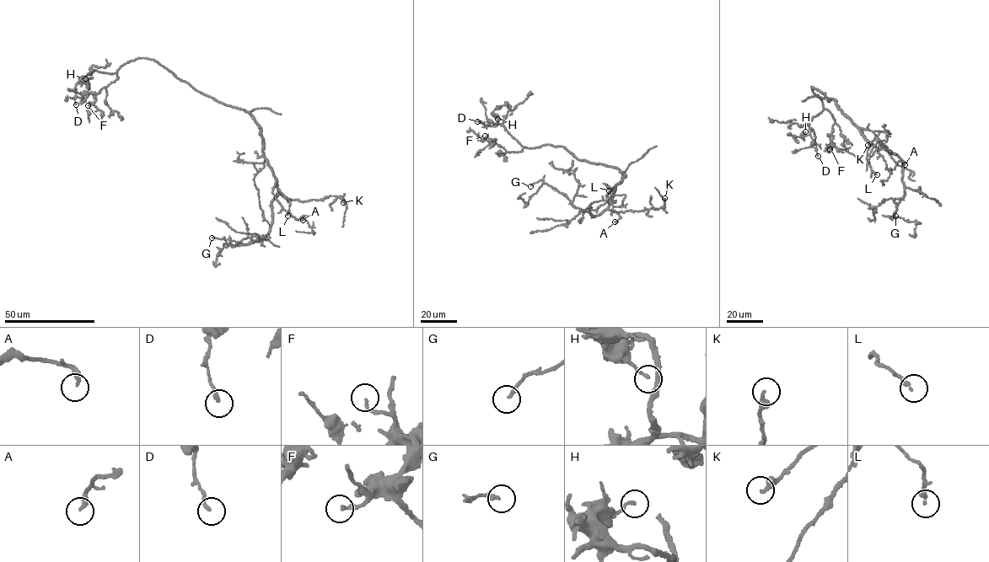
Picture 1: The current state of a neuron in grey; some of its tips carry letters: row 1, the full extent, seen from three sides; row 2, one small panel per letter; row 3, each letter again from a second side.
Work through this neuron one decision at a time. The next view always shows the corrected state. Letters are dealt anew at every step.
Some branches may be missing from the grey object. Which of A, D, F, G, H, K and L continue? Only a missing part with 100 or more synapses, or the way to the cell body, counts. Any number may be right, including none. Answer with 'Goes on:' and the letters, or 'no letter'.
Goes on: no letter

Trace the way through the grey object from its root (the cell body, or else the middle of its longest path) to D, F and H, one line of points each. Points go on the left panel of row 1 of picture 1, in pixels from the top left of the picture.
D: (248, 113), (203, 94), (145, 58), (129, 61), (114, 73), (88, 73), (75, 86), (76, 104)
F: (248, 113), (203, 94), (153, 60), (145, 58), (123, 64), (117, 78), (102, 89), (95, 100), (88, 105)
H: (248, 113), (196, 90), (149, 58), (129, 61), (112, 73), (92, 71), (85, 77), (88, 84), (85, 78)

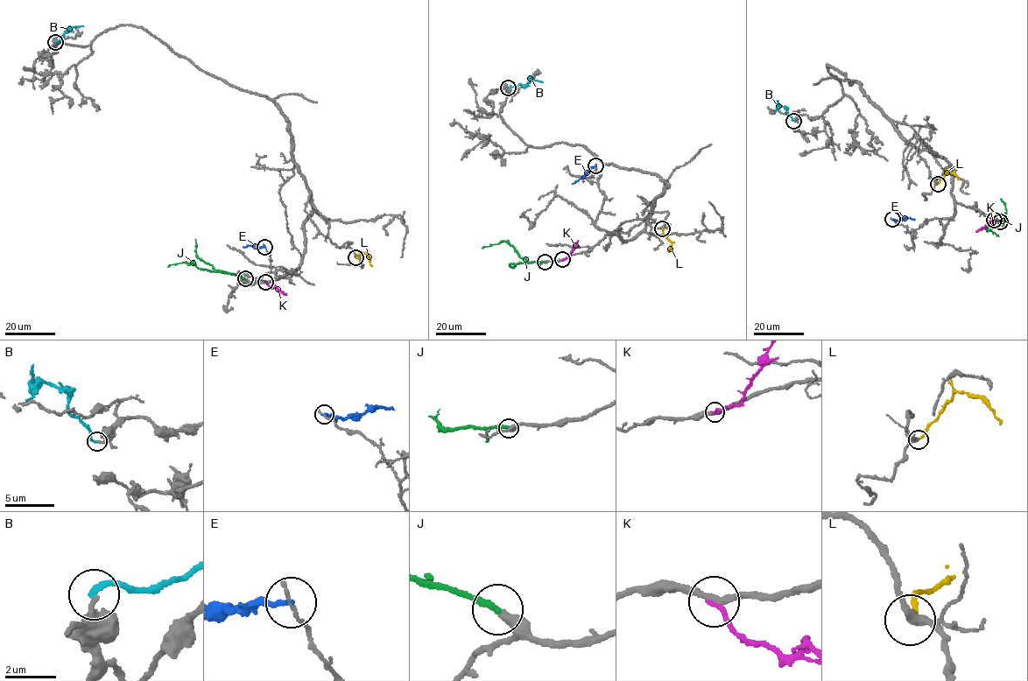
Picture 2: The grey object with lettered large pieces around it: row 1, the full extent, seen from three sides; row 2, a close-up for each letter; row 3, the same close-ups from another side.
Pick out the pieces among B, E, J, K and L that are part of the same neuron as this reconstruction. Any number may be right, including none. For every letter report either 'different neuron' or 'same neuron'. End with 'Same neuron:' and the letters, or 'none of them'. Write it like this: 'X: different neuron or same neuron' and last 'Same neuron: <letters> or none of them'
B: different neuron
E: different neuron
J: same neuron
K: different neuron
L: same neuron
Same neuron: J, L

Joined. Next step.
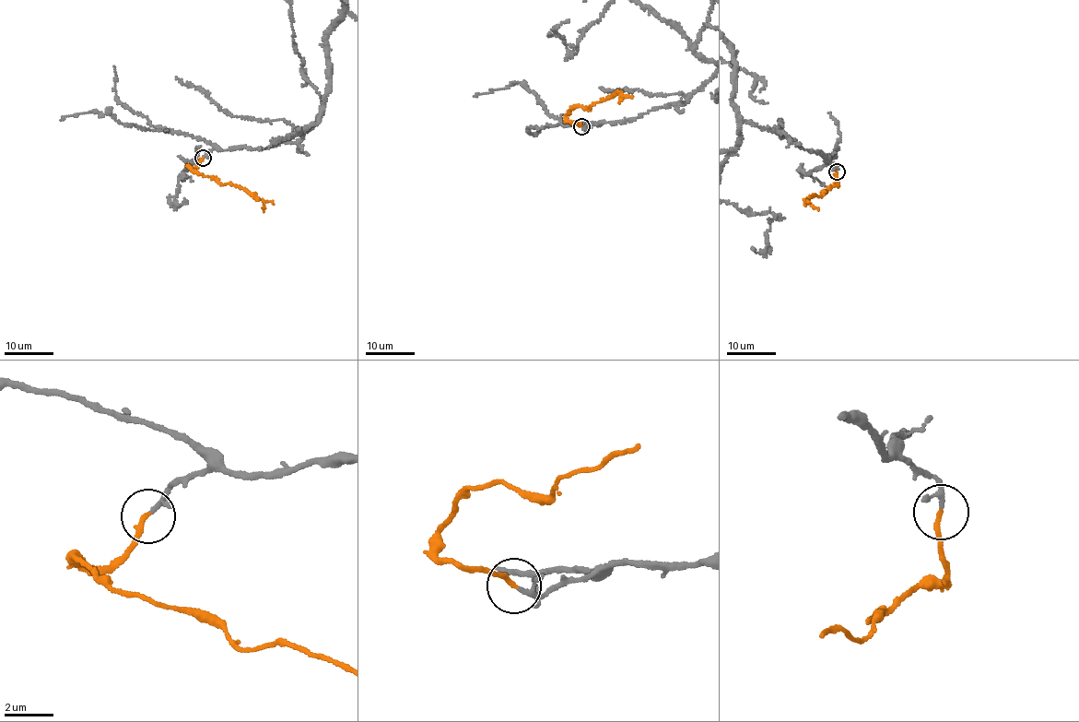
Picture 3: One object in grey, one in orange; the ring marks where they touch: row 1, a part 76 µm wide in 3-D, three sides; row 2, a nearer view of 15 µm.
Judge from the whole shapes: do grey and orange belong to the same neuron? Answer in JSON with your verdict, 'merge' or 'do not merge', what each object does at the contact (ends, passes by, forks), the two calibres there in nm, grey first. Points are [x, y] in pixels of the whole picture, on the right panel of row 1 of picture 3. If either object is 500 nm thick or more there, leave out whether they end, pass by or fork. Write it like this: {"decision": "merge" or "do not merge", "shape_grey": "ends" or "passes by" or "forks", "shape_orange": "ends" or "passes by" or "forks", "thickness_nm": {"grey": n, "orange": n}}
{"decision": "merge", "shape_grey": "passes by", "shape_orange": "ends", "thickness_nm": {"grey": 130, "orange": 200}}

